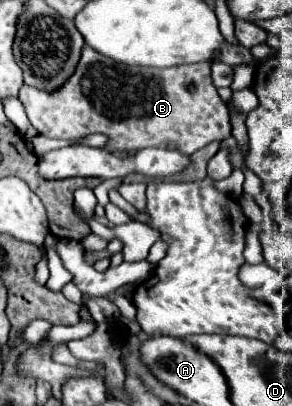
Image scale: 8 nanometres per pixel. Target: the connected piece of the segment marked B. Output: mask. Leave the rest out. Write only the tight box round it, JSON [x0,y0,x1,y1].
[19,45,231,155]

